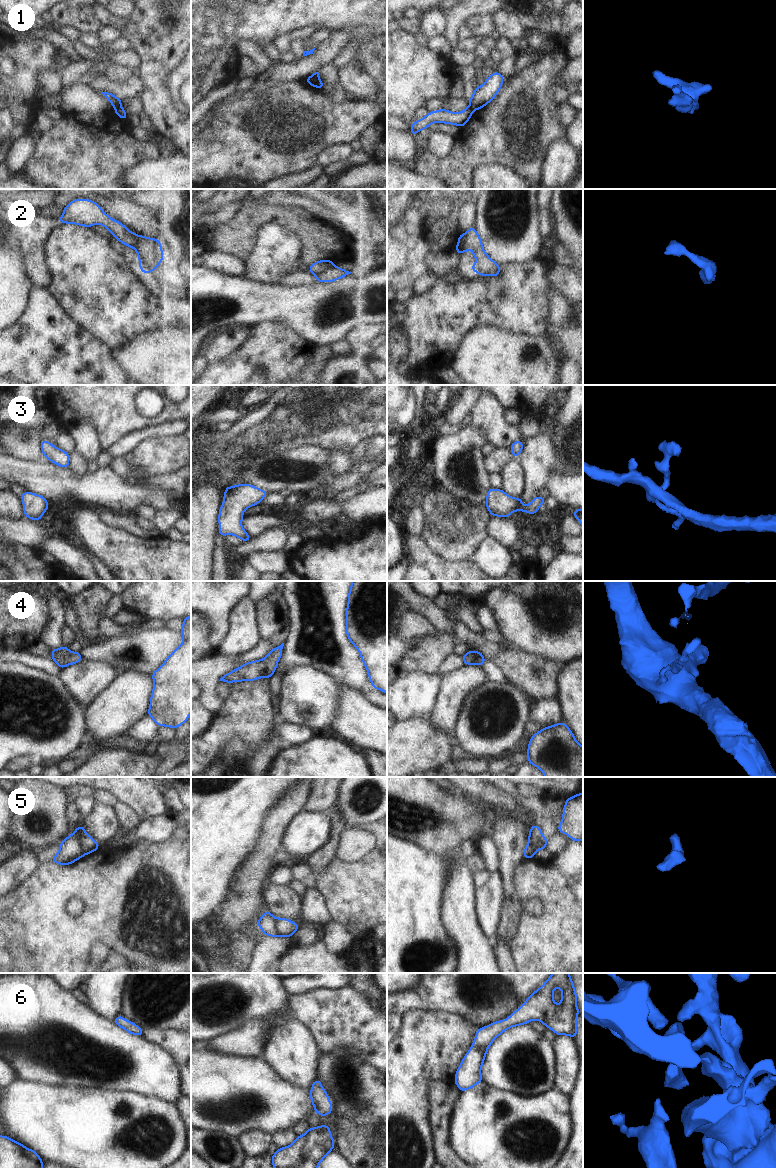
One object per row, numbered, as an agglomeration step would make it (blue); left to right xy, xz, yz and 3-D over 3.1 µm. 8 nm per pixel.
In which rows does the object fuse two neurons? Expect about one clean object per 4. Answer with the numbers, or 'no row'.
1, 2, 5

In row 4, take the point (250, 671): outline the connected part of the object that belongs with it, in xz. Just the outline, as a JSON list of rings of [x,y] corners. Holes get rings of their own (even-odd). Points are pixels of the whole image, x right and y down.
[[[284,643],[279,647],[274,648],[263,659],[243,664],[239,668],[222,676],[219,681],[231,683],[239,681],[254,681],[261,677],[269,679],[277,668],[278,660],[282,656],[283,646]]]

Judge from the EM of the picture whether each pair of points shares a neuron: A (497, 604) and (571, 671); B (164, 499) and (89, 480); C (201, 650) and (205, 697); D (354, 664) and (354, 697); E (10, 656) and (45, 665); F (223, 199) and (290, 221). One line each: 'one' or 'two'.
A: two
B: one
C: two
D: two
E: one
F: two

